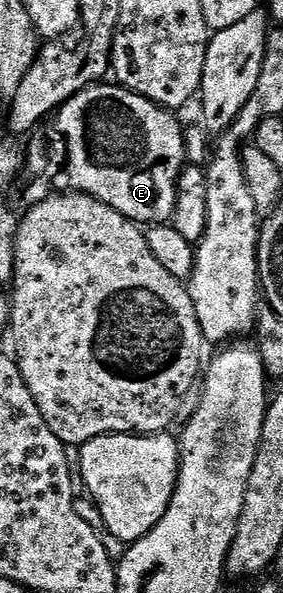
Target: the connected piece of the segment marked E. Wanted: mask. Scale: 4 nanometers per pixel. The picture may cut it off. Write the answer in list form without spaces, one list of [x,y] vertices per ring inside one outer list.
[[[118,84],[107,85],[86,86],[81,93],[67,99],[54,111],[51,130],[56,140],[63,142],[67,149],[67,174],[60,176],[59,182],[63,185],[60,187],[70,187],[72,191],[88,194],[136,224],[170,223],[179,195],[179,175],[188,161],[187,146],[183,143],[183,126],[172,111],[158,106],[153,100],[132,90],[124,90]]]

